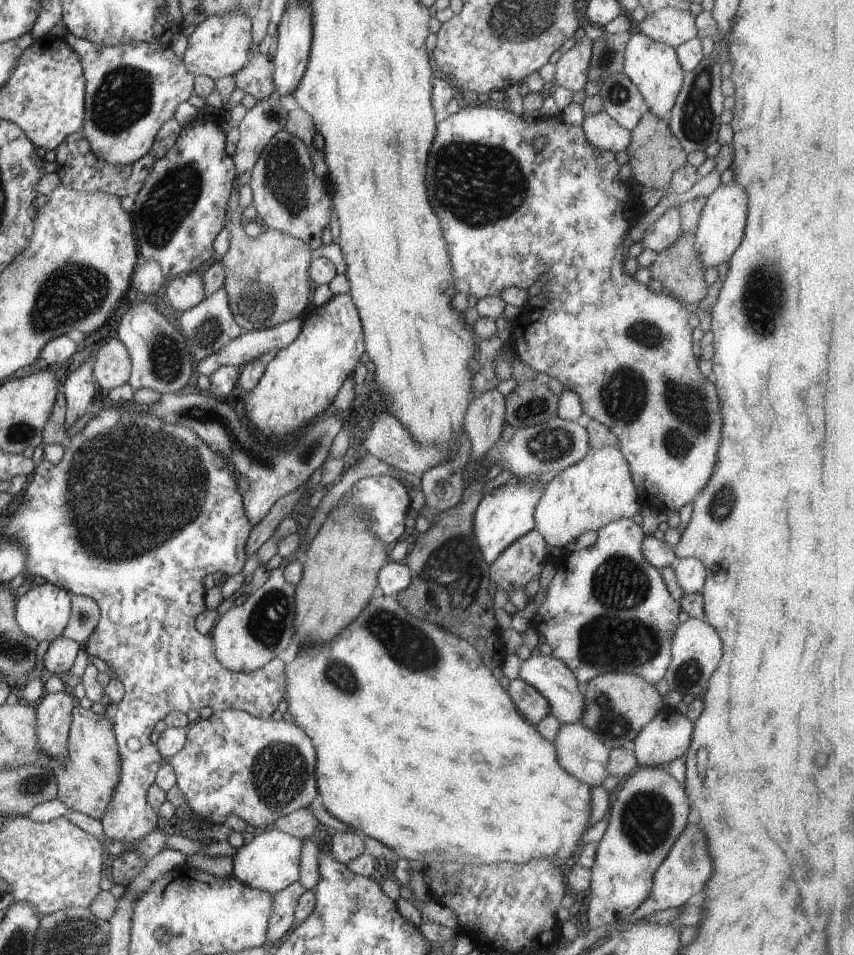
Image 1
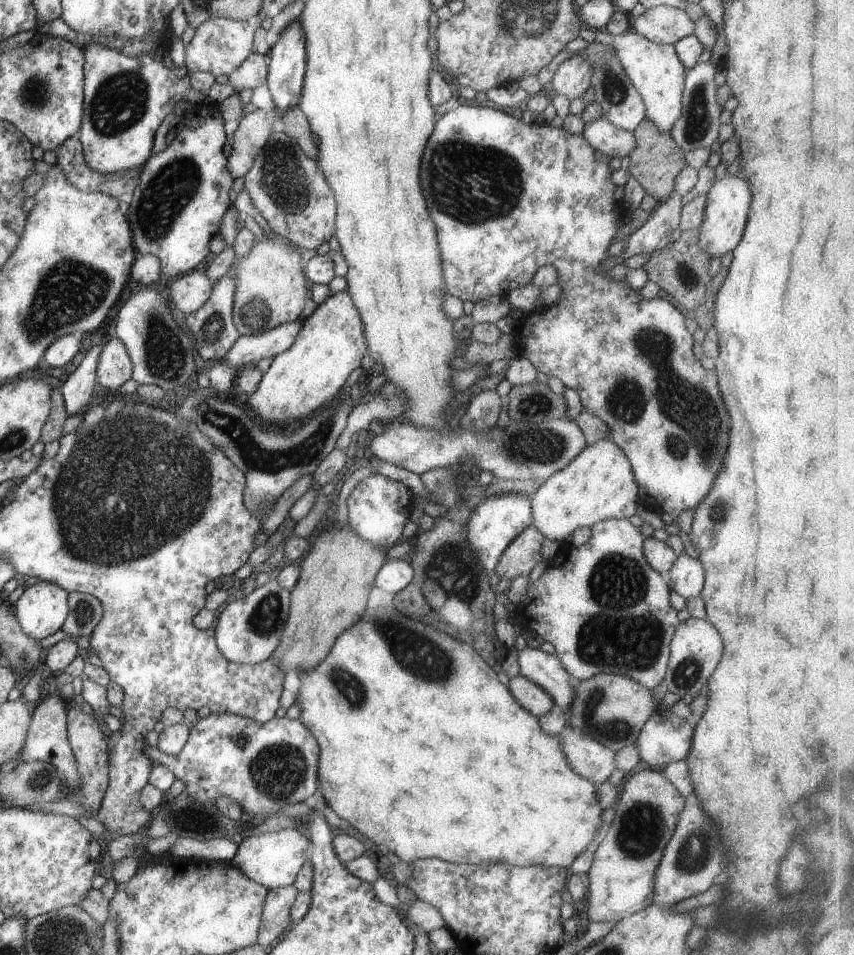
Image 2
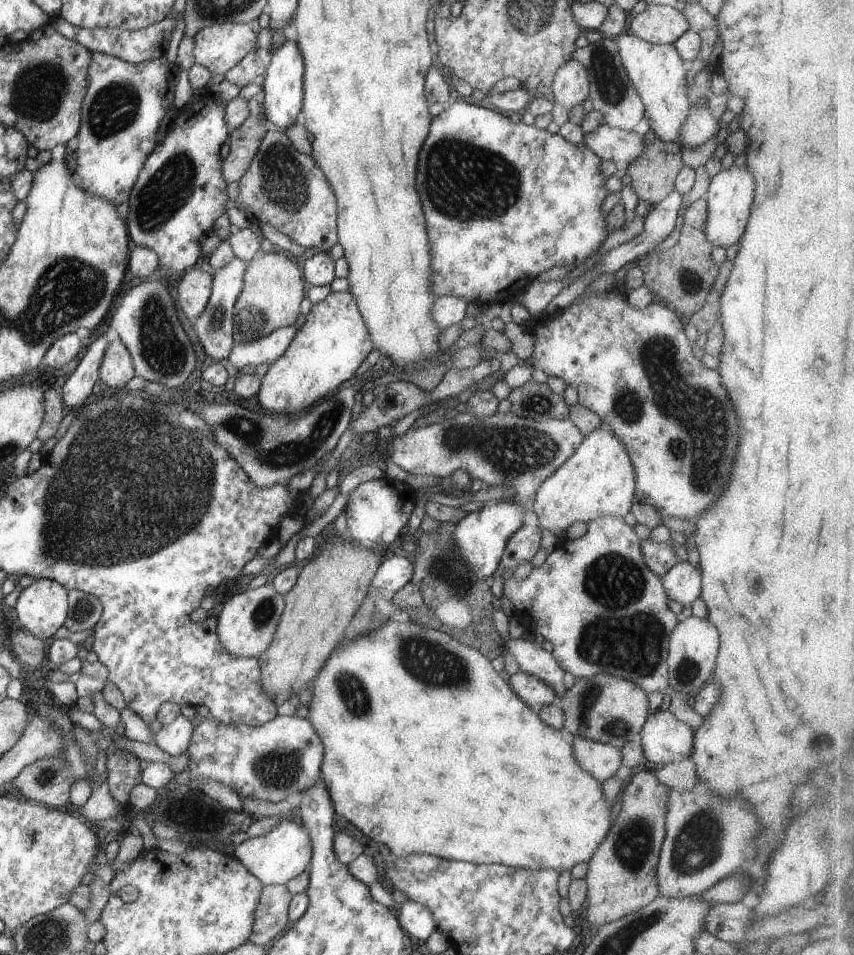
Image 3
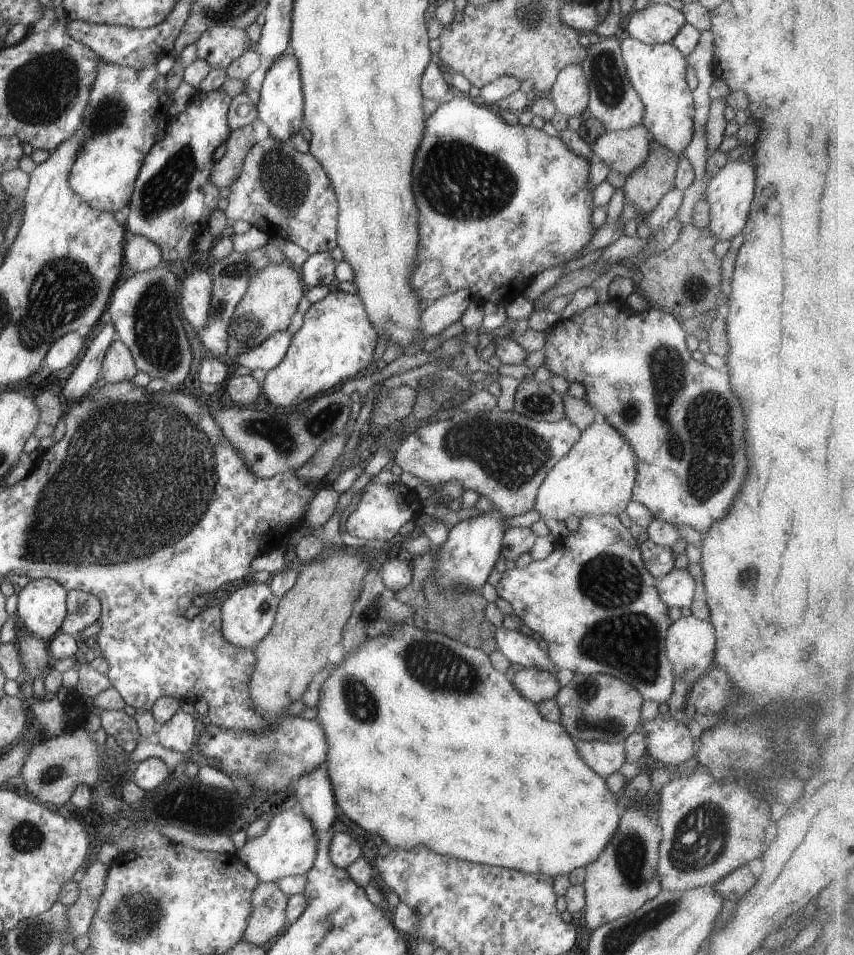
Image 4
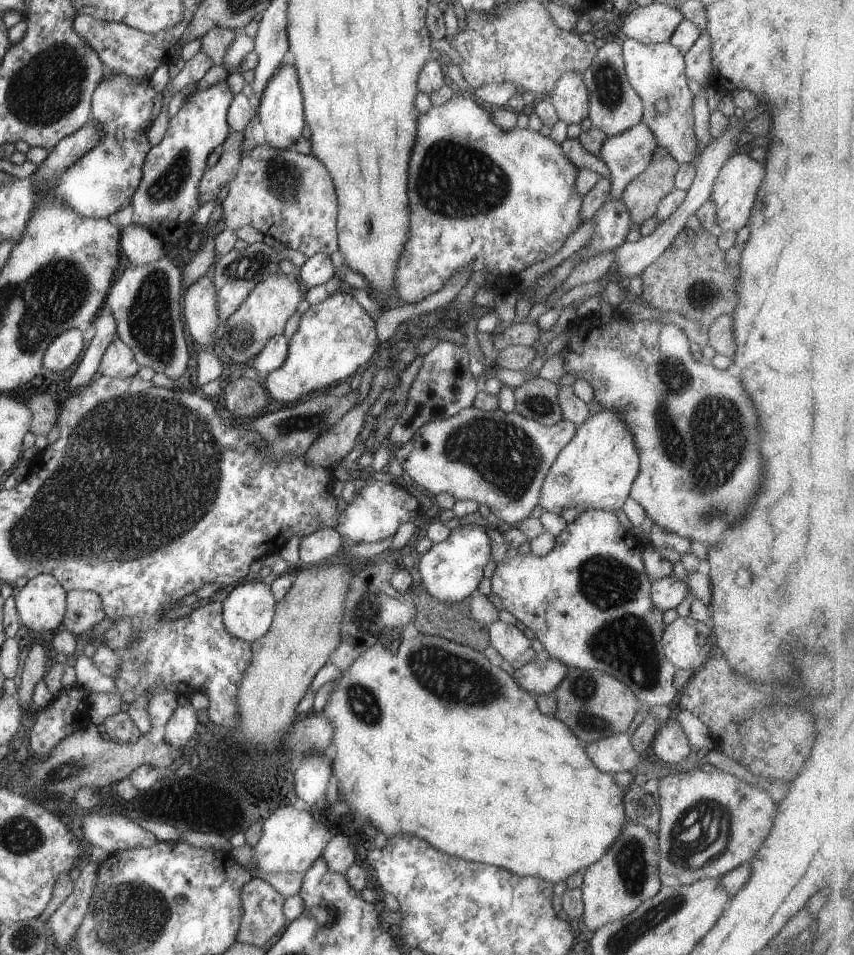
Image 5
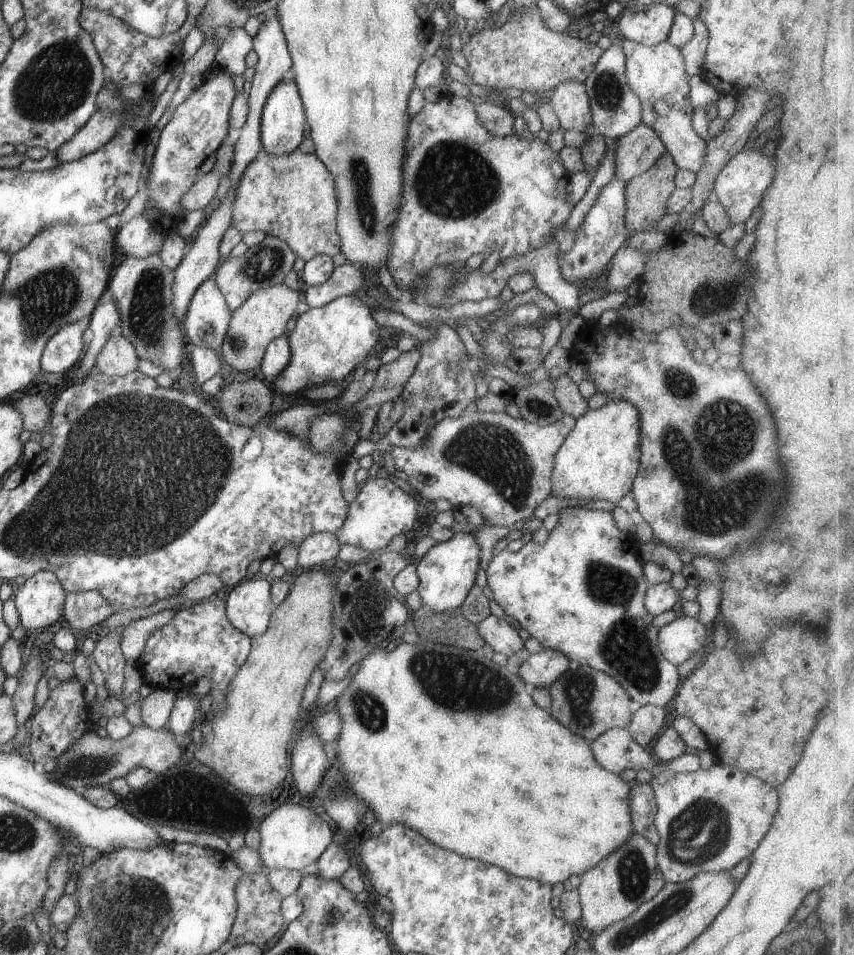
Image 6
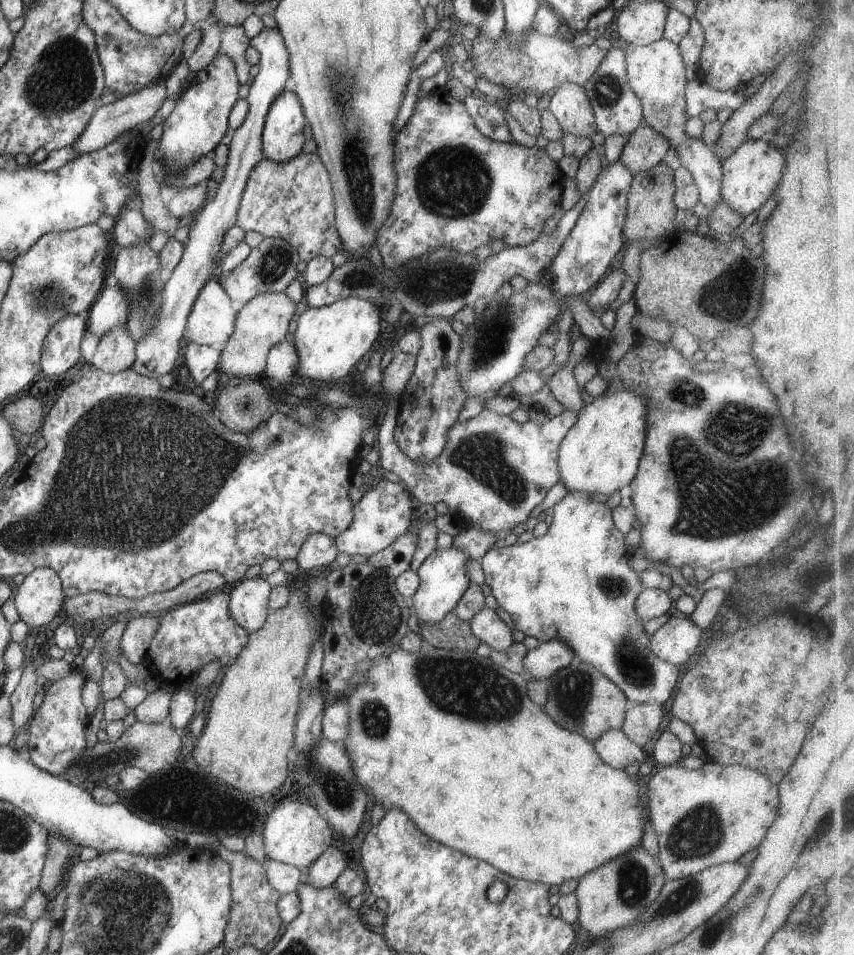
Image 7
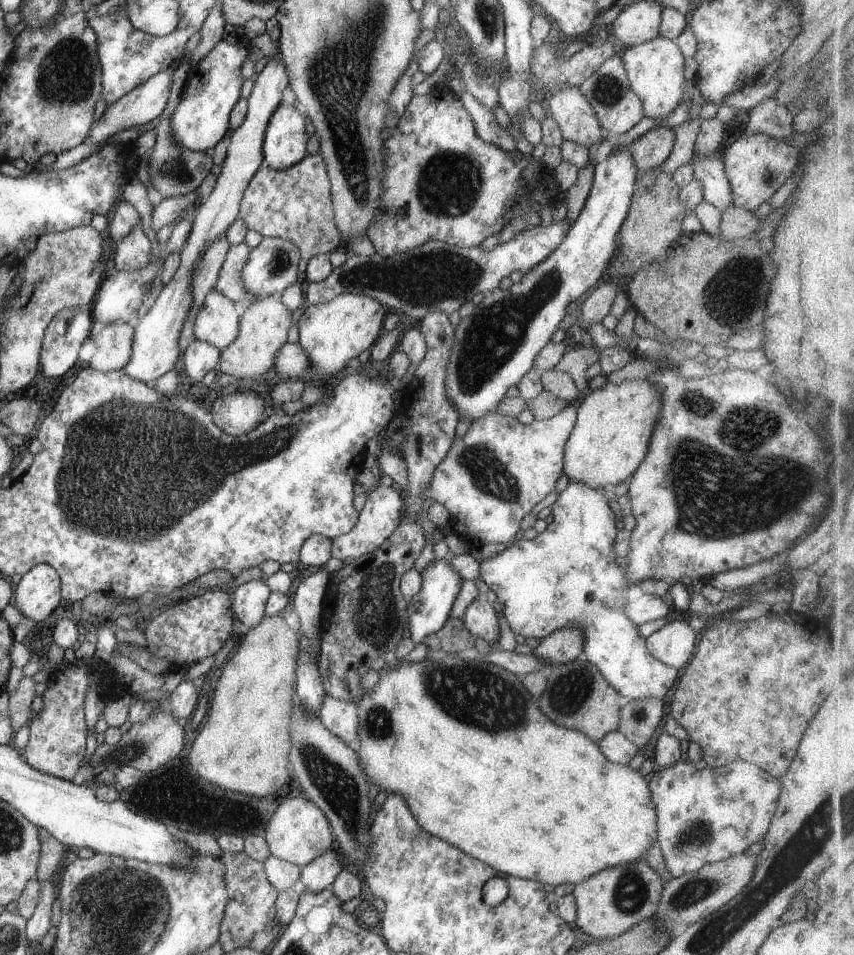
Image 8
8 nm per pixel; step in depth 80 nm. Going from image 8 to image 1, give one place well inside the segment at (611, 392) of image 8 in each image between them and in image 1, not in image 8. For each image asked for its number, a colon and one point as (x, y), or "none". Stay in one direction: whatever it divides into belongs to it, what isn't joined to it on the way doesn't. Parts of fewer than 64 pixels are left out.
1: (592, 493)
2: (598, 484)
3: (598, 480)
4: (597, 476)
5: (596, 469)
6: (599, 459)
7: (600, 455)

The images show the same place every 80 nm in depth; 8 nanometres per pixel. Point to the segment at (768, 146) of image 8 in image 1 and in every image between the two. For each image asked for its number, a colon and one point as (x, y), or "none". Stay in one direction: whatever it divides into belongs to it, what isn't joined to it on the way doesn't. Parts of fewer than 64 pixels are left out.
1: (720, 231)
2: (728, 202)
3: (729, 197)
4: (730, 191)
5: (734, 191)
6: (740, 185)
7: (750, 176)

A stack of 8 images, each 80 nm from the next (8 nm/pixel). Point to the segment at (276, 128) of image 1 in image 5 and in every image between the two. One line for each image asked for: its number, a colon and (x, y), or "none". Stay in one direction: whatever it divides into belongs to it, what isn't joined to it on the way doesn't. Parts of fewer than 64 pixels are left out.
2: (255, 128)
3: (245, 140)
4: (226, 170)
5: (215, 177)

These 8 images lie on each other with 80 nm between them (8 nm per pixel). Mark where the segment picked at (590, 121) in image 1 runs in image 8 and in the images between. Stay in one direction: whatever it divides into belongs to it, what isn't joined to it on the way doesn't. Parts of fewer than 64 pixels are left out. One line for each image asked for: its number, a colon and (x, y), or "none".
2: (601, 134)
3: (610, 143)
4: (624, 150)
5: (627, 154)
6: (635, 152)
7: (645, 148)
8: (649, 151)

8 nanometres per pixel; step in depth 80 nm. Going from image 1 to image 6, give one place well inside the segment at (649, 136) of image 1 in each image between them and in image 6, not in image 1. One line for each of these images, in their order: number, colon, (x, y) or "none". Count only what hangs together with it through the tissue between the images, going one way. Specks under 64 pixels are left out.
2: (655, 162)
3: (653, 174)
4: (655, 177)
5: (642, 195)
6: (646, 195)

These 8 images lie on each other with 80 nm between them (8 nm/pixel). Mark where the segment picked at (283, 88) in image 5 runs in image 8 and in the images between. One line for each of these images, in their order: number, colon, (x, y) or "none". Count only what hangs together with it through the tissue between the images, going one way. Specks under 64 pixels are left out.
6: (283, 120)
7: (282, 139)
8: (285, 141)

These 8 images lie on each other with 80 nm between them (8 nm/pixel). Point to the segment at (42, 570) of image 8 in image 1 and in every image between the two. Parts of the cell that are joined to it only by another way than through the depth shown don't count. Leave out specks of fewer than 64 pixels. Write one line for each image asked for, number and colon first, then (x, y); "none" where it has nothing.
1: (43, 612)
2: (42, 610)
3: (42, 607)
4: (41, 608)
5: (41, 603)
6: (40, 601)
7: (40, 597)

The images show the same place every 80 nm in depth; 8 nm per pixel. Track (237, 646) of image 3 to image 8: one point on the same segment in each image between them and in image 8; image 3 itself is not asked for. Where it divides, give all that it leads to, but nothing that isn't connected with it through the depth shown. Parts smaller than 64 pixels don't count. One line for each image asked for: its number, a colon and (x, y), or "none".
4: (248, 615)
5: (248, 612)
6: (249, 606)
7: (248, 602)
8: (248, 601)

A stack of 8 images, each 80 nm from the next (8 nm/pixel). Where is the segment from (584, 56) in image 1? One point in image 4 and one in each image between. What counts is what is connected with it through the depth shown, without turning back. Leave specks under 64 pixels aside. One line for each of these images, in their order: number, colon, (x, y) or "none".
2: (572, 79)
3: (570, 86)
4: (570, 94)

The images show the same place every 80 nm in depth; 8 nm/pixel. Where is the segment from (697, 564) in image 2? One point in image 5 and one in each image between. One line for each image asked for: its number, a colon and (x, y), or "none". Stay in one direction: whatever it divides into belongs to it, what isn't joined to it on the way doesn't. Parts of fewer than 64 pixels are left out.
3: (682, 582)
4: (678, 588)
5: (668, 592)

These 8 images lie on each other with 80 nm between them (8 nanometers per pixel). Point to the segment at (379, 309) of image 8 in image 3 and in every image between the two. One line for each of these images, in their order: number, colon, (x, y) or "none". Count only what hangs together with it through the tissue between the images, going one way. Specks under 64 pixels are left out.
3: (334, 340)
4: (336, 340)
5: (335, 337)
6: (329, 342)
7: (330, 341)

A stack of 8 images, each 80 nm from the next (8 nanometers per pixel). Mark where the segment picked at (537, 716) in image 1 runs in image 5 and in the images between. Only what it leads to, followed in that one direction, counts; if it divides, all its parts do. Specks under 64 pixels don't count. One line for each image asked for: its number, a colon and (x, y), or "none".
2: (534, 699)
3: (535, 693)
4: (535, 685)
5: (542, 676)

